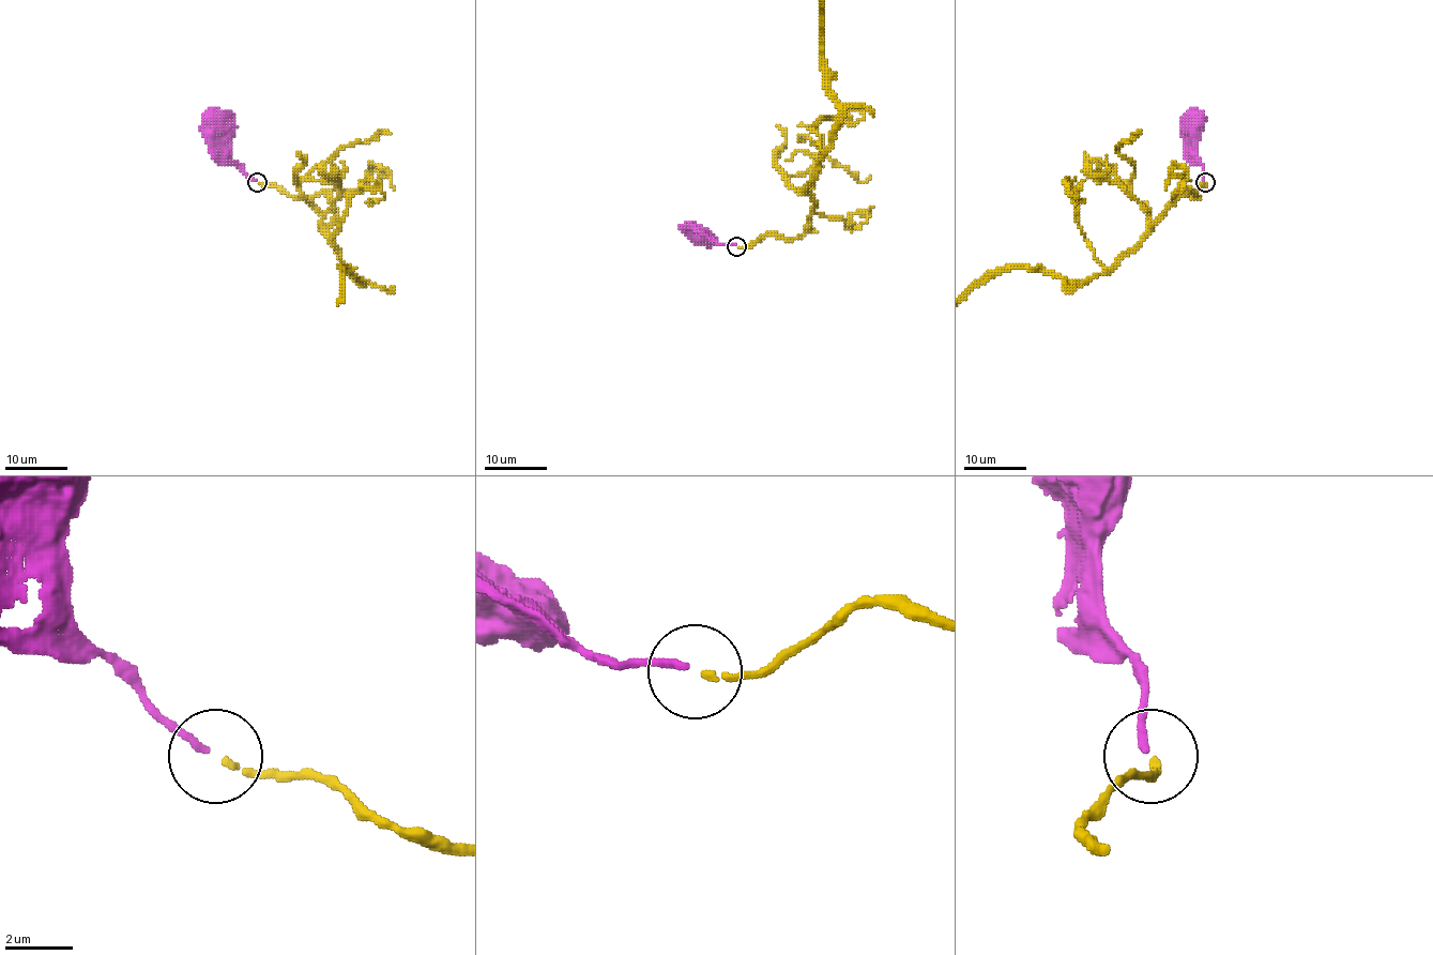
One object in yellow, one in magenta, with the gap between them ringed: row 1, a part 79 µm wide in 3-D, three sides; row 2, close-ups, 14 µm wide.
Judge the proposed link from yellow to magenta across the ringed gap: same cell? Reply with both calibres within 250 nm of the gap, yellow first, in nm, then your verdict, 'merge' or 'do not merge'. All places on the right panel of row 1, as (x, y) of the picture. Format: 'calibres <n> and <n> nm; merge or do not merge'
calibres 190 and 200 nm; merge

